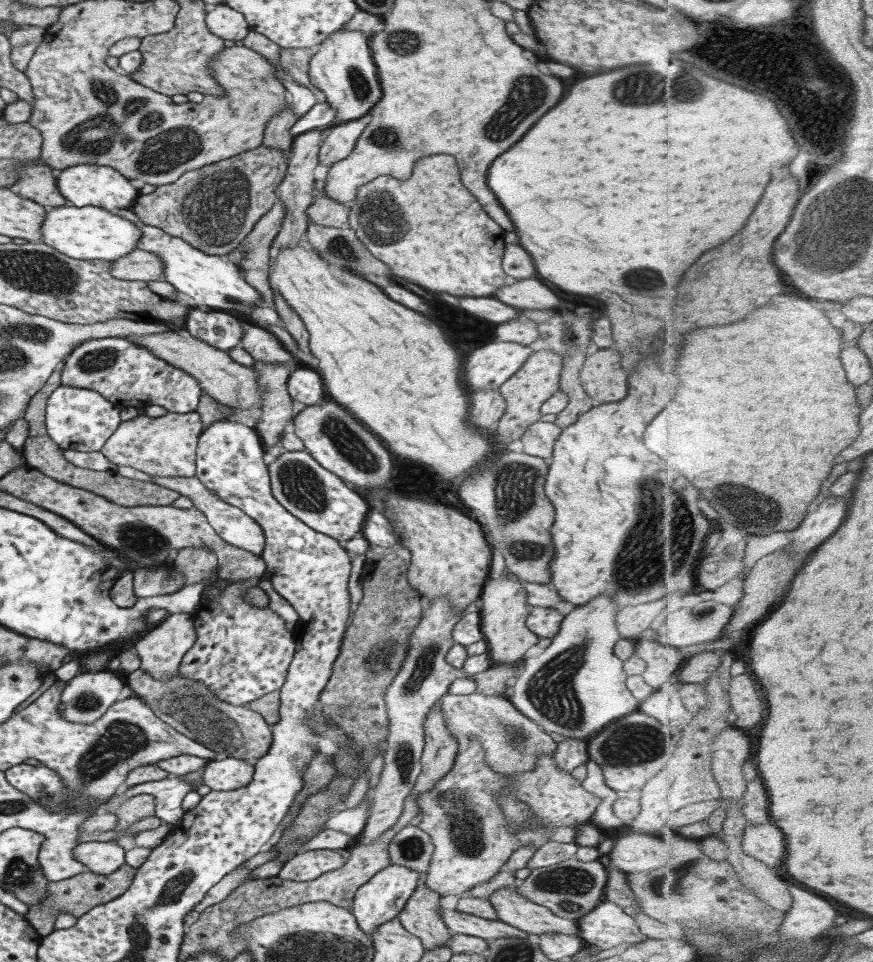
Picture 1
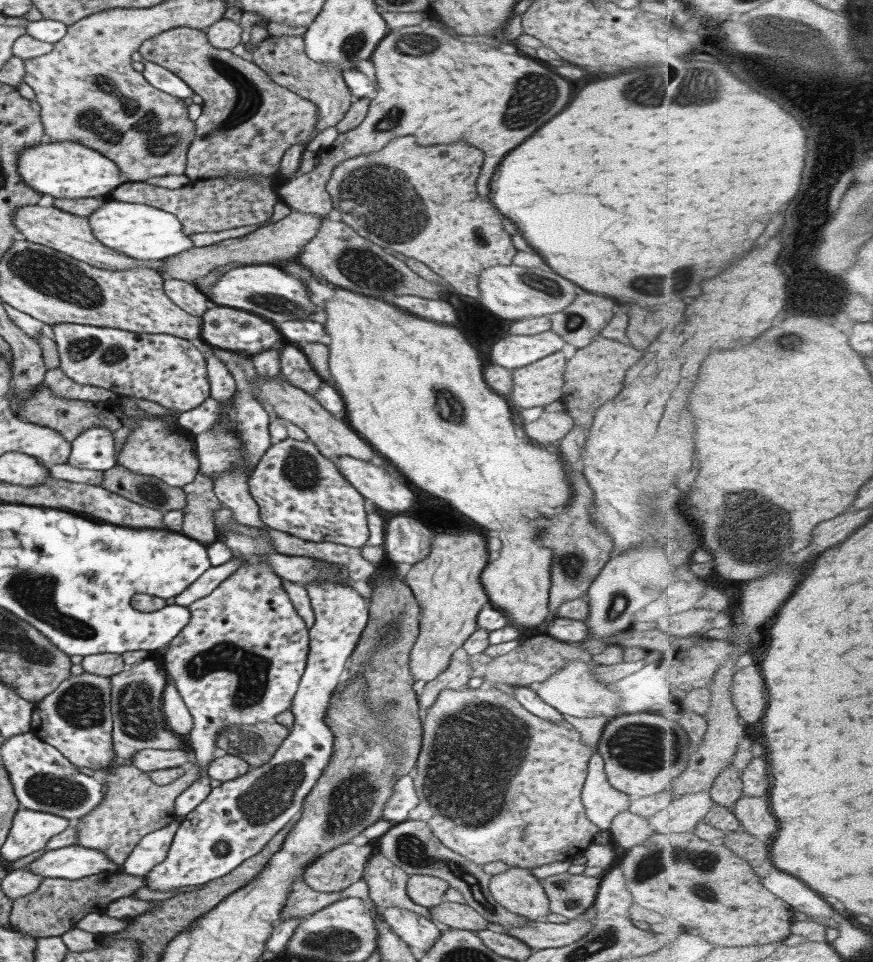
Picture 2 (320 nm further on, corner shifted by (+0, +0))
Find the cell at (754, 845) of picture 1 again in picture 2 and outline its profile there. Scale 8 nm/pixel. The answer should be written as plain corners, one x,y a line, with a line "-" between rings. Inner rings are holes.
743,796
734,806
734,813
740,818
743,830
769,841
777,835
779,822
775,820
767,796

